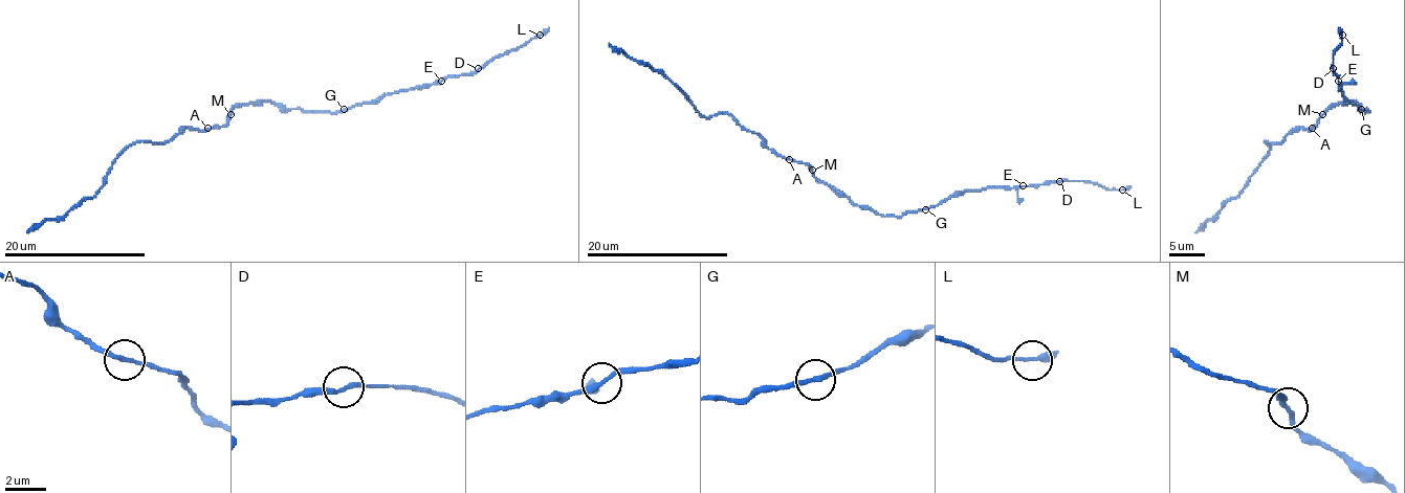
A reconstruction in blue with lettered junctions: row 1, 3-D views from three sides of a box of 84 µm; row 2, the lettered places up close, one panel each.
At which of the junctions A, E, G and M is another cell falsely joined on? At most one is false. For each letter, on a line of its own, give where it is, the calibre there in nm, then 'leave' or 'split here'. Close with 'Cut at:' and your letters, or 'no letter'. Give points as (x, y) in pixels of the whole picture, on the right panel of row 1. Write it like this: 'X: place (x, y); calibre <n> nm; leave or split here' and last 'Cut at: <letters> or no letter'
A: place (1312, 128); calibre 240 nm; leave
E: place (1338, 81); calibre 240 nm; split here
G: place (1361, 109); calibre 240 nm; leave
M: place (1322, 114); calibre 240 nm; leave
Cut at: E

